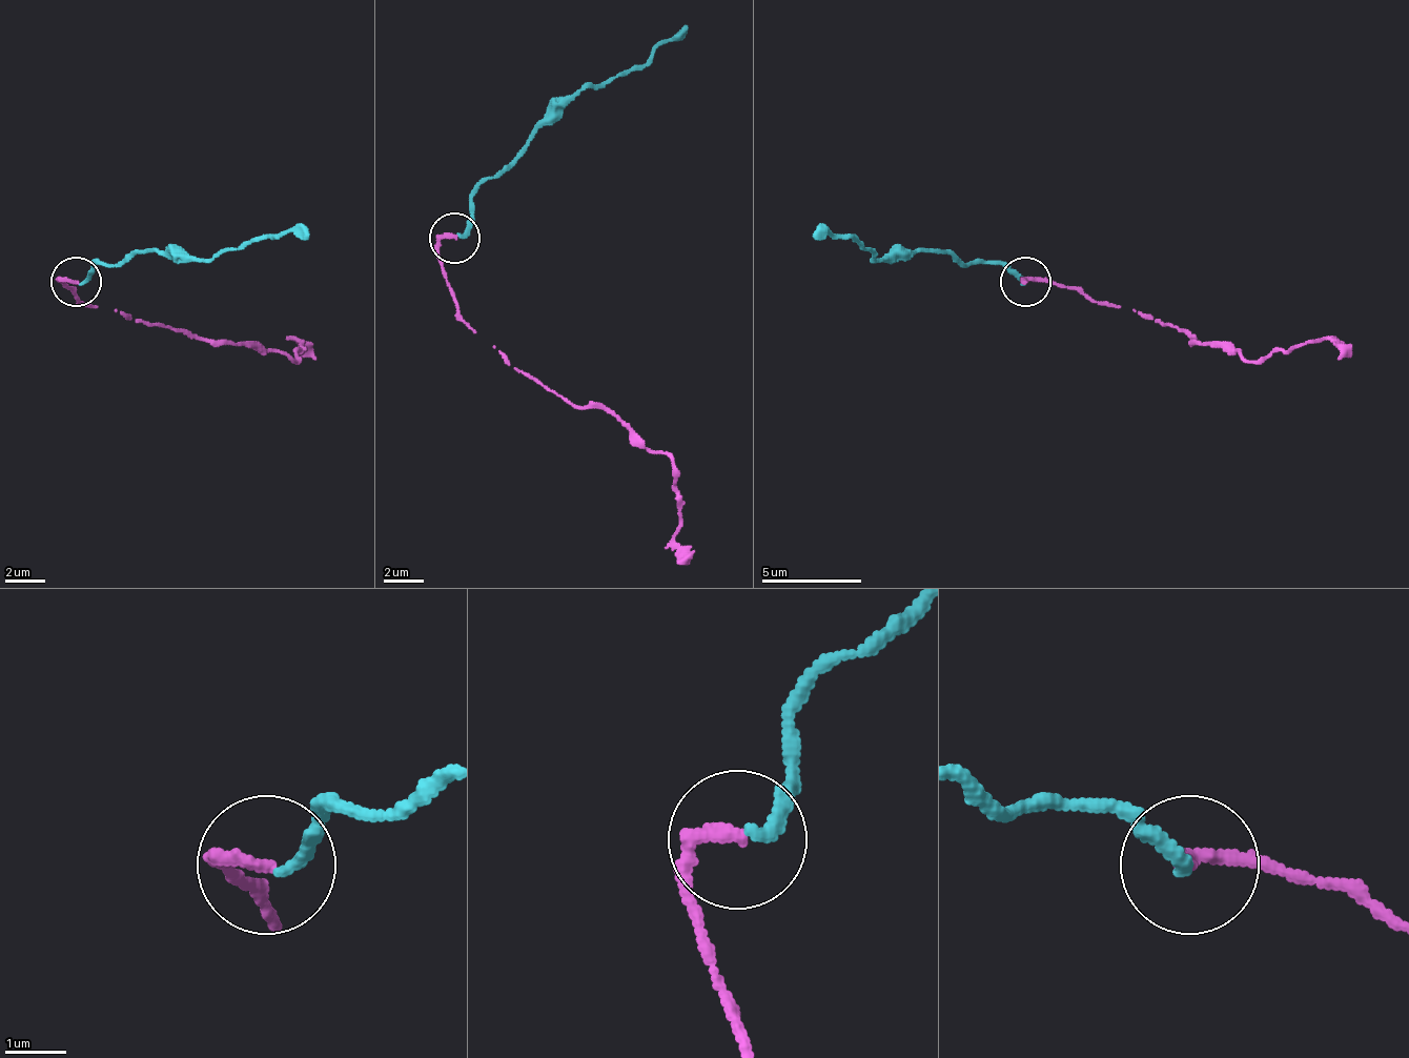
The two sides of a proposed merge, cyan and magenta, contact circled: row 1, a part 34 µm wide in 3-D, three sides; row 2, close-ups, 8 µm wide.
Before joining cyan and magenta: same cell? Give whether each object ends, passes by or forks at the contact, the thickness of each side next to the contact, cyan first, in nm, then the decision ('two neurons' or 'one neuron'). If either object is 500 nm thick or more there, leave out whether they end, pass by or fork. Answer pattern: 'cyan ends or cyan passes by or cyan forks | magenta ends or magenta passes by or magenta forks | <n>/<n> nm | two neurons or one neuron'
cyan ends | magenta ends | 200/240 nm | one neuron

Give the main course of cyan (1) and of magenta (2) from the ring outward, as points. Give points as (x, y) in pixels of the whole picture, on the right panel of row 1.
1: (1024, 283), (999, 263), (979, 263), (939, 252), (874, 258), (854, 238), (814, 238)
2: (1024, 283), (1028, 278), (1049, 278), (1199, 343), (1224, 343), (1249, 363), (1320, 338), (1349, 358)

